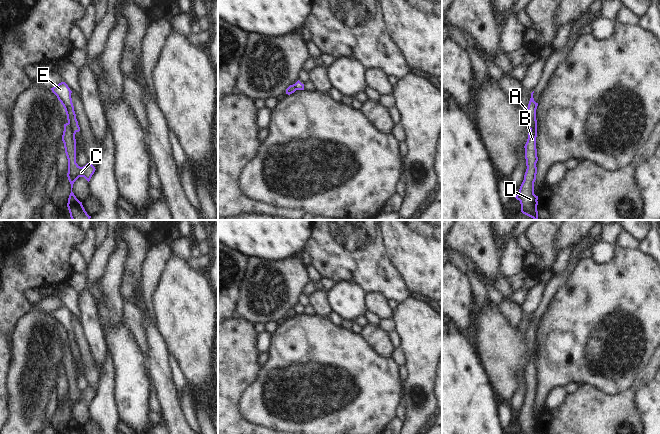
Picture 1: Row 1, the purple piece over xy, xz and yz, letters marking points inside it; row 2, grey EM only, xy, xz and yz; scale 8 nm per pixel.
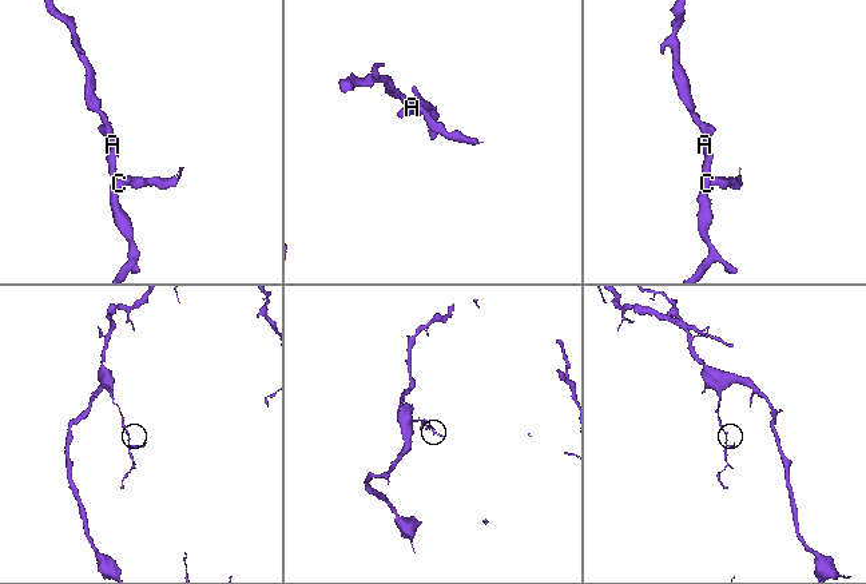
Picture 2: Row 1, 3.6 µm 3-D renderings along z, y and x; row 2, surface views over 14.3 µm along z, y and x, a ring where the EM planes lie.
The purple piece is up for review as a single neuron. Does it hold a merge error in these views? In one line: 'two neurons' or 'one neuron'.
two neurons

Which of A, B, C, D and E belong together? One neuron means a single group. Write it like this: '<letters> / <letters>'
A E / B C D

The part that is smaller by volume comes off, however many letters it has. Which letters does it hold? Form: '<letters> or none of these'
B, C, D

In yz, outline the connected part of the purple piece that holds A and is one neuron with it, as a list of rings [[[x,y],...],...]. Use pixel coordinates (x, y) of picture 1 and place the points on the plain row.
[[[534,315],[531,317],[531,322],[530,322],[530,325],[528,328],[528,332],[526,334],[526,340],[527,340],[527,344],[528,344],[528,352],[530,354],[537,351],[536,333],[537,333],[538,327],[536,327],[534,325],[533,317],[534,317]]]

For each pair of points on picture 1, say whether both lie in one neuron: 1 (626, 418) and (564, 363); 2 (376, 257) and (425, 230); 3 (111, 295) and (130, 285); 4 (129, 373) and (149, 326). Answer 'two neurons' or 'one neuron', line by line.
1: two neurons
2: two neurons
3: two neurons
4: two neurons

